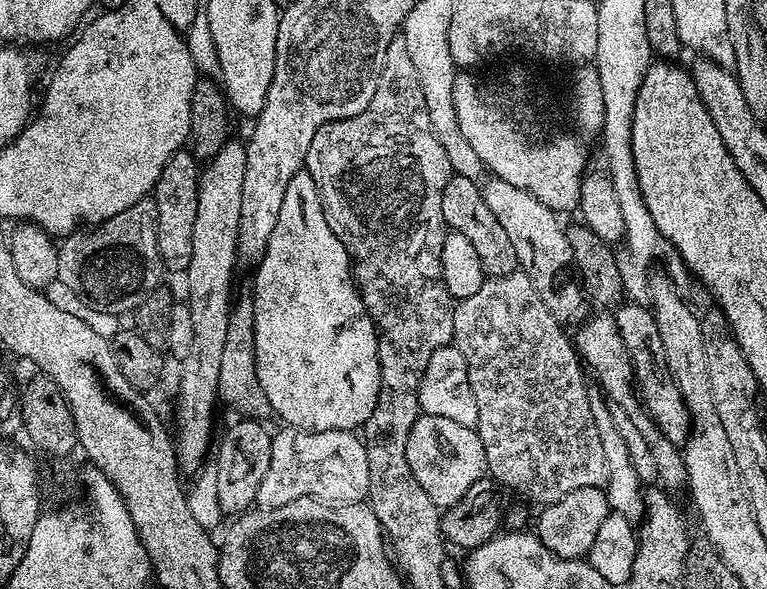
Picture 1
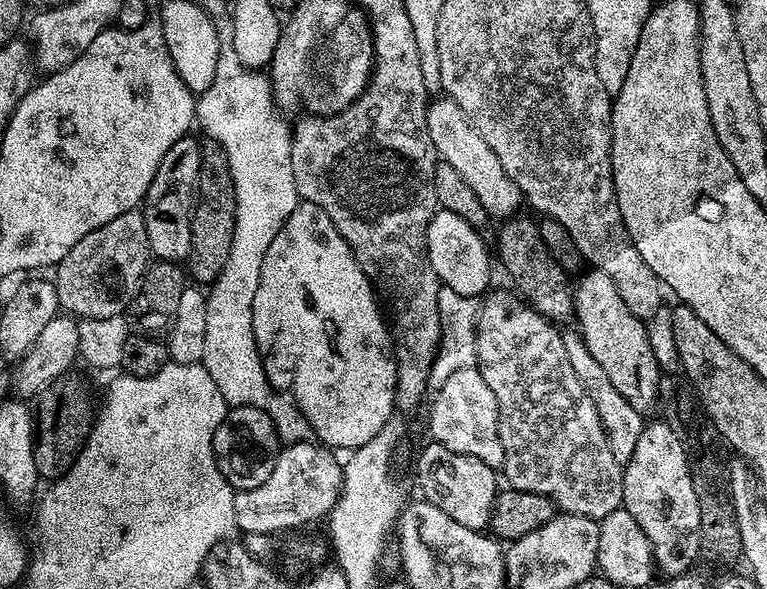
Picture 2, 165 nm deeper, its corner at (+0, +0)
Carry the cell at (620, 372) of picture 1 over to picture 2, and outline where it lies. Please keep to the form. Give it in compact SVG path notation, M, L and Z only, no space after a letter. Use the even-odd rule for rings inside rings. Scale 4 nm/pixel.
M513 214L503 221L504 224L497 234L500 243L500 264L508 271L513 280L515 291L532 305L532 309L540 312L550 321L571 321L574 316L572 306L573 285L570 283L569 273L554 258L550 258L550 250L546 250L540 237L540 225L531 215Z

